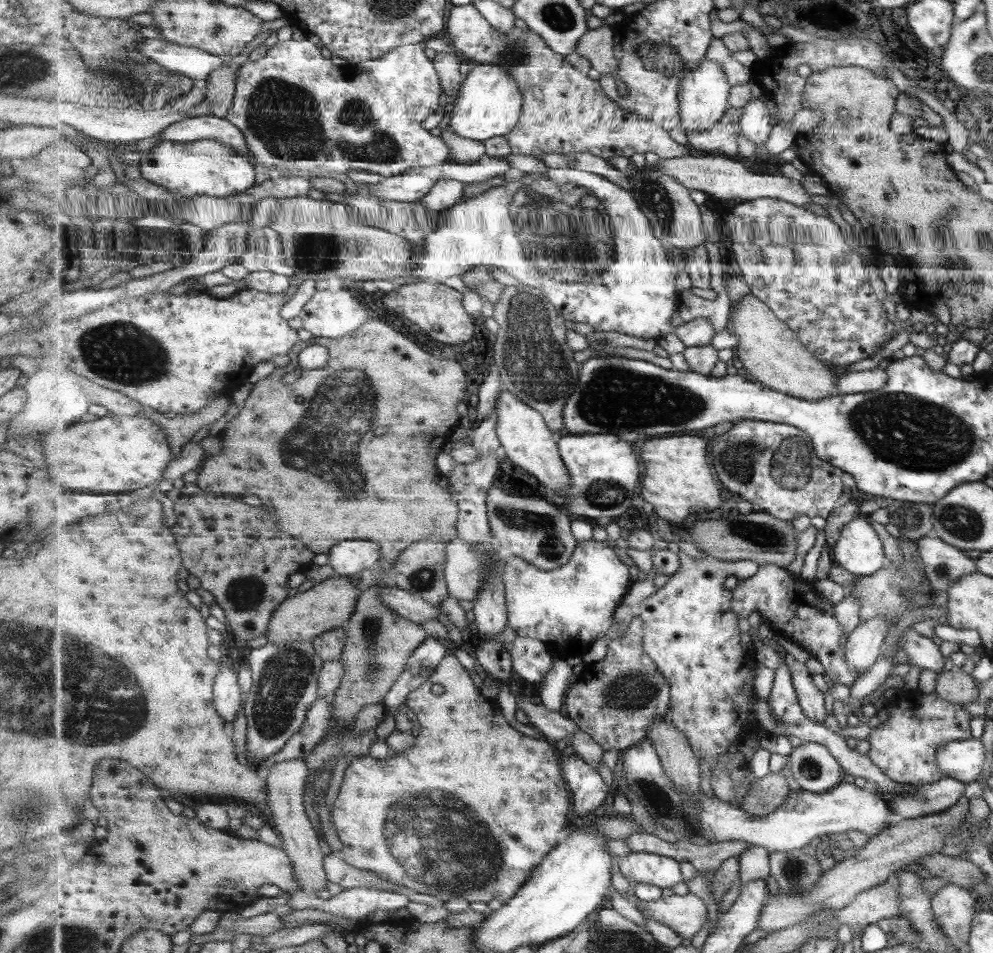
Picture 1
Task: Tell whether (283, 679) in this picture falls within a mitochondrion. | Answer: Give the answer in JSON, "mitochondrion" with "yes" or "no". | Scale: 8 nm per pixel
{"mitochondrion":"yes"}

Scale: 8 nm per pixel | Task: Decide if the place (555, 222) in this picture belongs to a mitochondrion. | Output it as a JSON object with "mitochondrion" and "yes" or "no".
{"mitochondrion":"yes"}

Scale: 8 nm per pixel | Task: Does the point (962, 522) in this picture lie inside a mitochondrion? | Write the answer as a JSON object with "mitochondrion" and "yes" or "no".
{"mitochondrion":"yes"}

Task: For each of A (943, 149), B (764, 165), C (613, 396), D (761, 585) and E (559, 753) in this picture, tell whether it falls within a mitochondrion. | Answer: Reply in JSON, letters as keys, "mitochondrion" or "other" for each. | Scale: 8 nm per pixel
{"A":"other","B":"other","C":"mitochondrion","D":"other","E":"other"}

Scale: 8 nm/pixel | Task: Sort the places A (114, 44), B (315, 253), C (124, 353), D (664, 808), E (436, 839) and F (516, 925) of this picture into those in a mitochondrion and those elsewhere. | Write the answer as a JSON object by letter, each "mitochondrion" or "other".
{"A":"mitochondrion","B":"mitochondrion","C":"mitochondrion","D":"mitochondrion","E":"mitochondrion","F":"other"}

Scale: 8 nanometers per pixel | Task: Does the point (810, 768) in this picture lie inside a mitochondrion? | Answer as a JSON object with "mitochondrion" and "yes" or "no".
{"mitochondrion":"yes"}

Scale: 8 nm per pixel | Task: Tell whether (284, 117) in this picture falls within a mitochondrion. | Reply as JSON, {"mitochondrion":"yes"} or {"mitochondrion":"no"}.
{"mitochondrion":"yes"}

